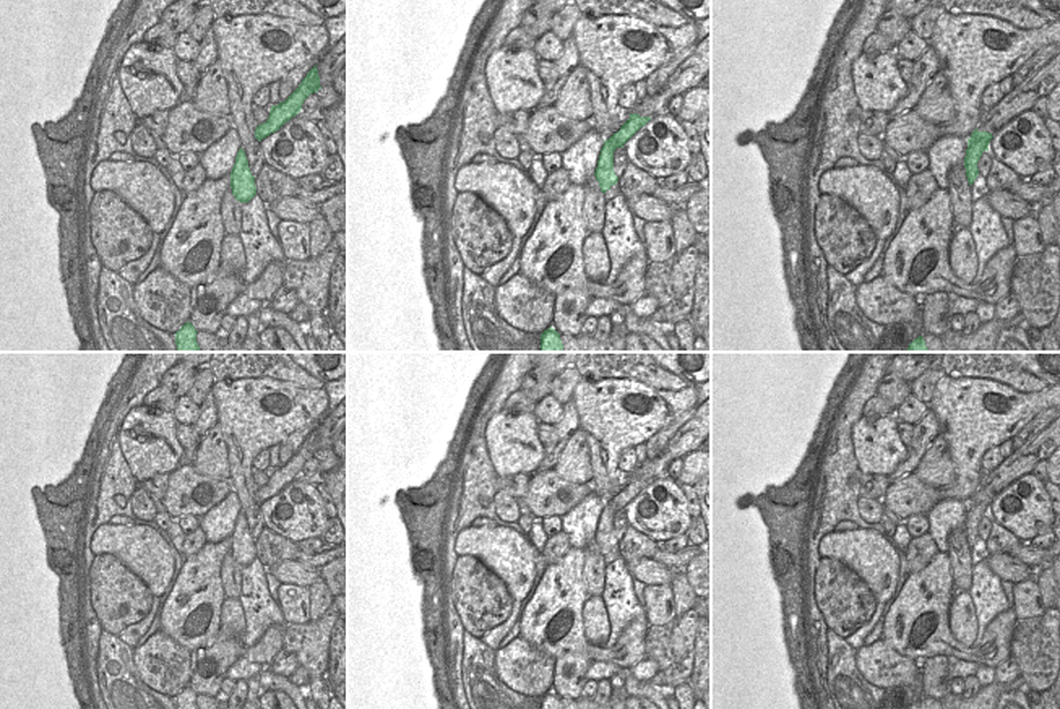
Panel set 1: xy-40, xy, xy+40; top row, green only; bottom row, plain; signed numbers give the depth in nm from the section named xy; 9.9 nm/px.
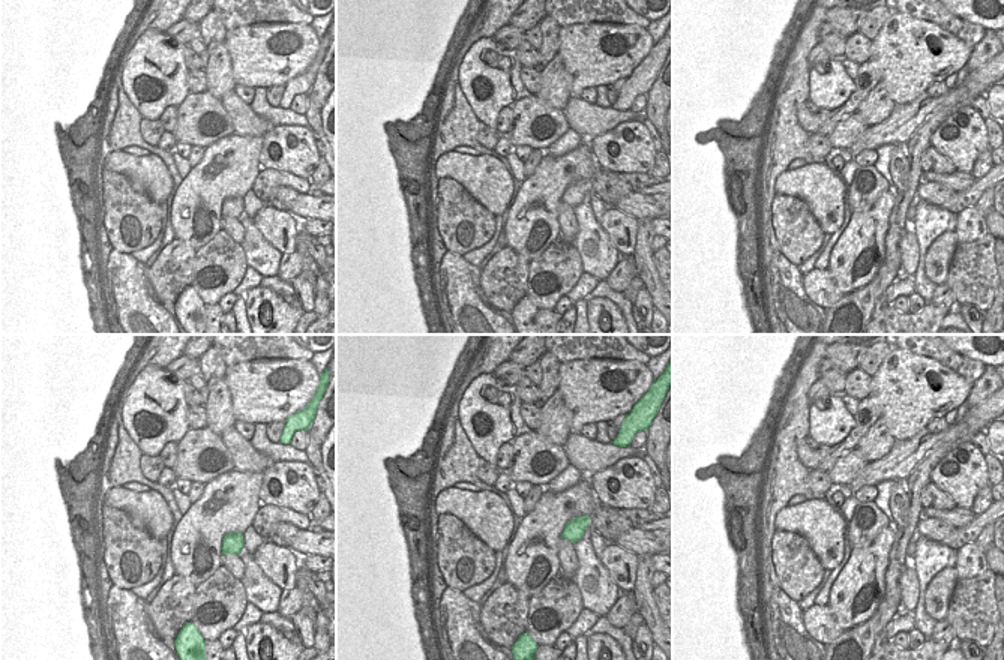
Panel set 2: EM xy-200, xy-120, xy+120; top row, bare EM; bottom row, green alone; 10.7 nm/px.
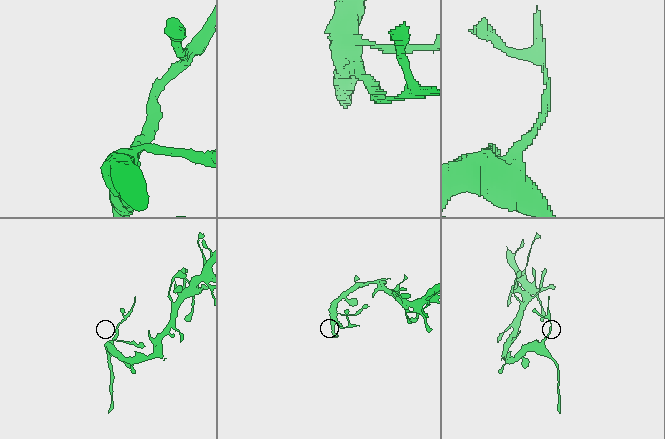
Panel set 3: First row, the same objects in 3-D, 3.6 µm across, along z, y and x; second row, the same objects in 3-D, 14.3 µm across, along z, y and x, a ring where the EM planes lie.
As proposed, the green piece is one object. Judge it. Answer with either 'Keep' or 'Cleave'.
Cleave

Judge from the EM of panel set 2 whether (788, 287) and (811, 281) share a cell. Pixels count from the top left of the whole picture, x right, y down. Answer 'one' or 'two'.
two

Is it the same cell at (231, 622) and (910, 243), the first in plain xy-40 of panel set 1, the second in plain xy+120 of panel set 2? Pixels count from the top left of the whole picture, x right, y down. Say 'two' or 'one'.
one

